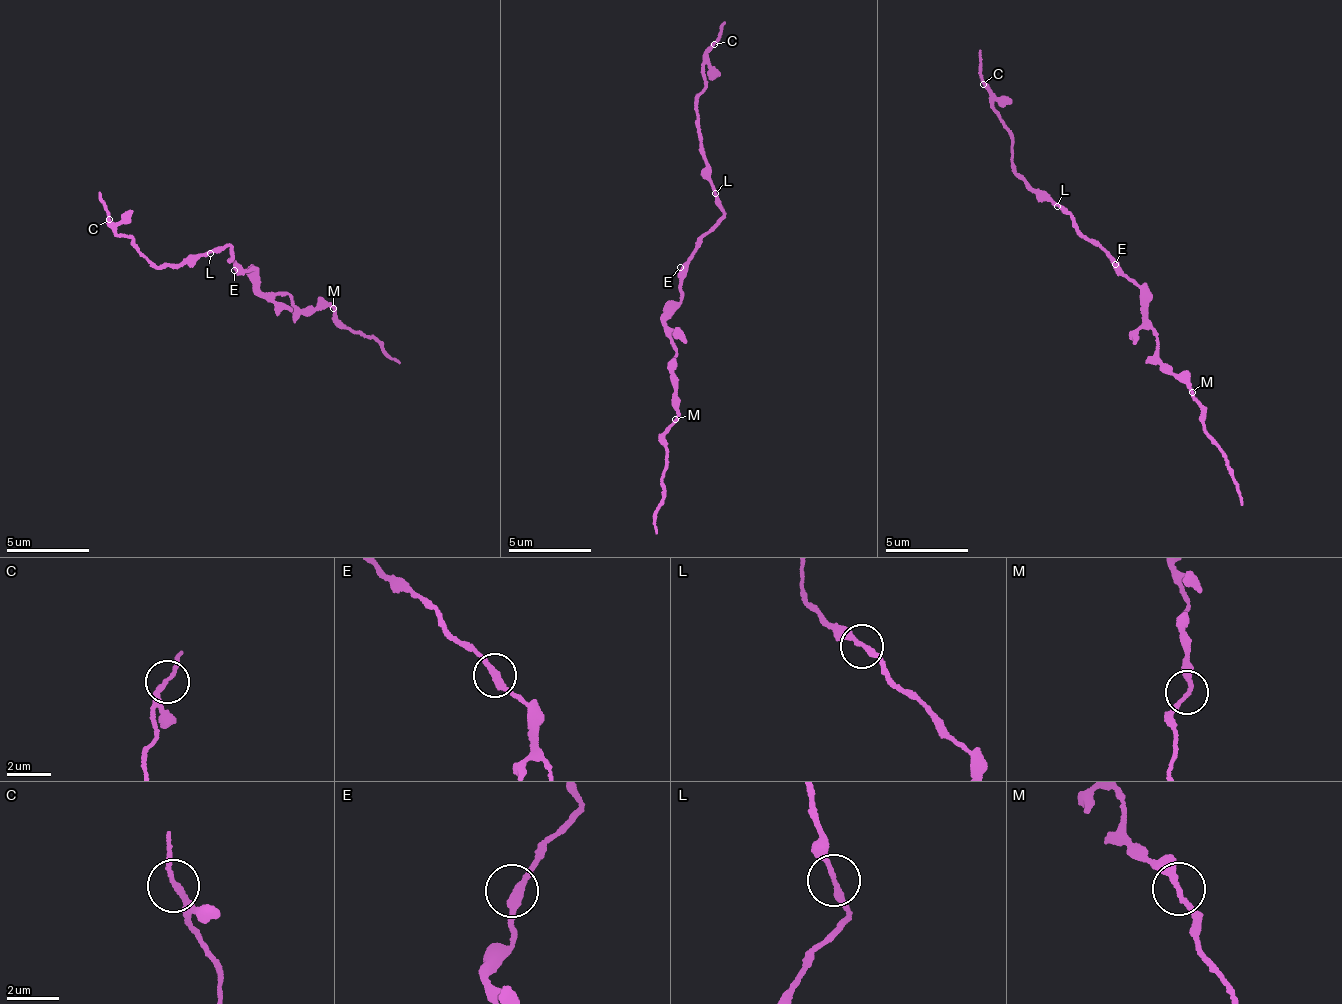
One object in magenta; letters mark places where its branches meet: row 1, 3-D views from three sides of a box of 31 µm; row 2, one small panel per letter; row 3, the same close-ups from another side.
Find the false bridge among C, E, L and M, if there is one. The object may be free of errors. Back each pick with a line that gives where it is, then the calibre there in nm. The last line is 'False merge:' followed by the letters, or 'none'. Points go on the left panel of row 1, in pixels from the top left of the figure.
False merge: none

